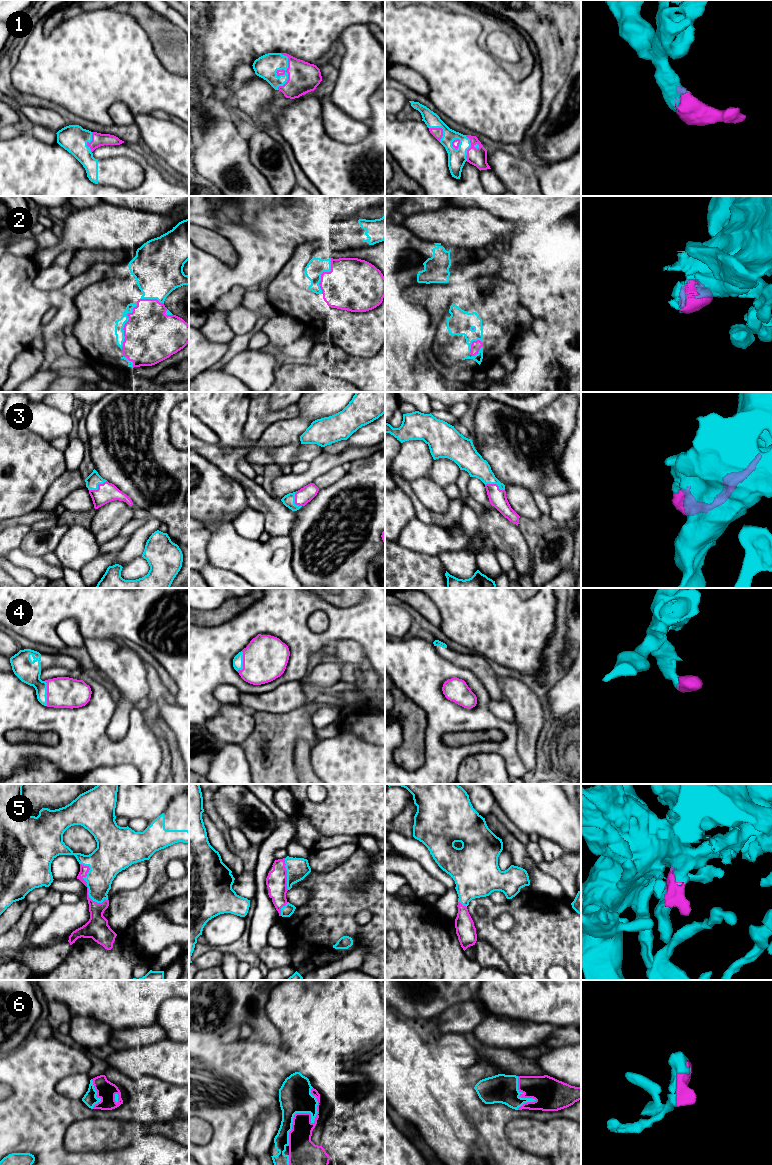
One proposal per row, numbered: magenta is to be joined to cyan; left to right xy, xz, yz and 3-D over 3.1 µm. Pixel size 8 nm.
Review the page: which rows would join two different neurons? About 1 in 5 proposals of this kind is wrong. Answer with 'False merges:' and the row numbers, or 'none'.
False merges: none

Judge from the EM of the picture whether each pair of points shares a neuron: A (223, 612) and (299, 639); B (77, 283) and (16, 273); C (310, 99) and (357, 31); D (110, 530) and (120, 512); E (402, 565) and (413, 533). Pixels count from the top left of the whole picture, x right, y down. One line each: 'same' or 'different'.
A: different
B: same
C: different
D: same
E: different

